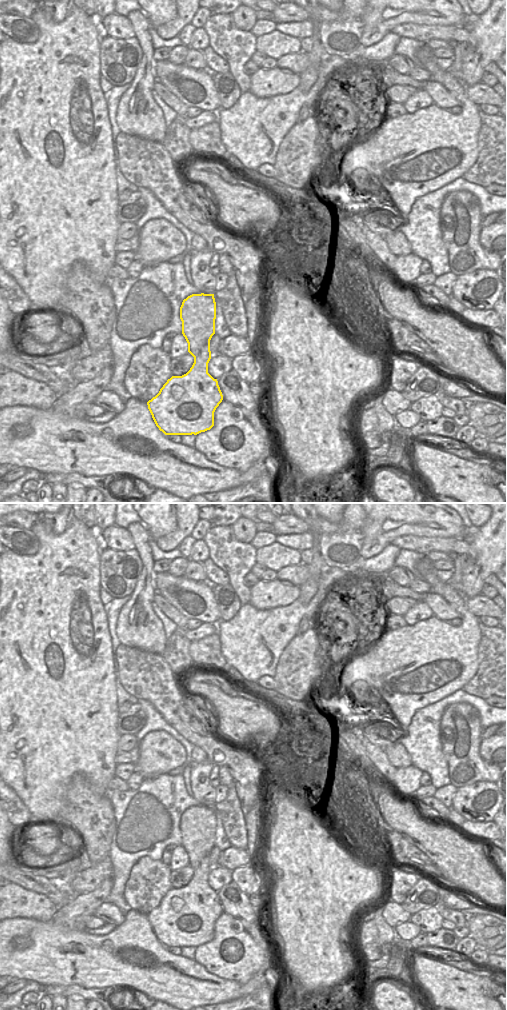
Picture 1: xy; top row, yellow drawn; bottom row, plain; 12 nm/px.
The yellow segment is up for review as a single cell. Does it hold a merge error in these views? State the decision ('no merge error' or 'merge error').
no merge error

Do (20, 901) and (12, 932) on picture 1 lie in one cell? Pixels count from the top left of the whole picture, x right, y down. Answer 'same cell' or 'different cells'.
different cells

